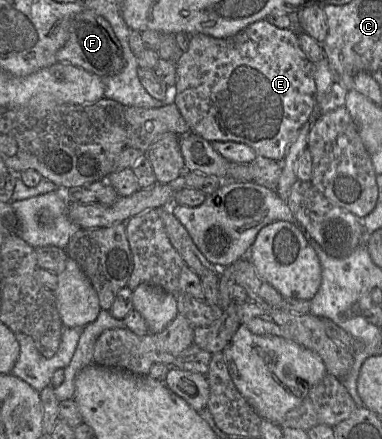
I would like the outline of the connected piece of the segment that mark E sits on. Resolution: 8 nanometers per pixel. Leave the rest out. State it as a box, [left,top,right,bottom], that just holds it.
[174,19,316,161]

